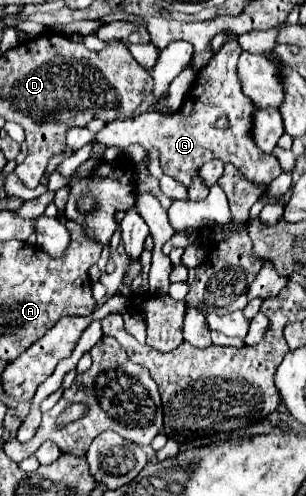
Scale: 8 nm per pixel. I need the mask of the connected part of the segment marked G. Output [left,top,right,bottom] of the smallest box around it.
[66,36,282,188]

